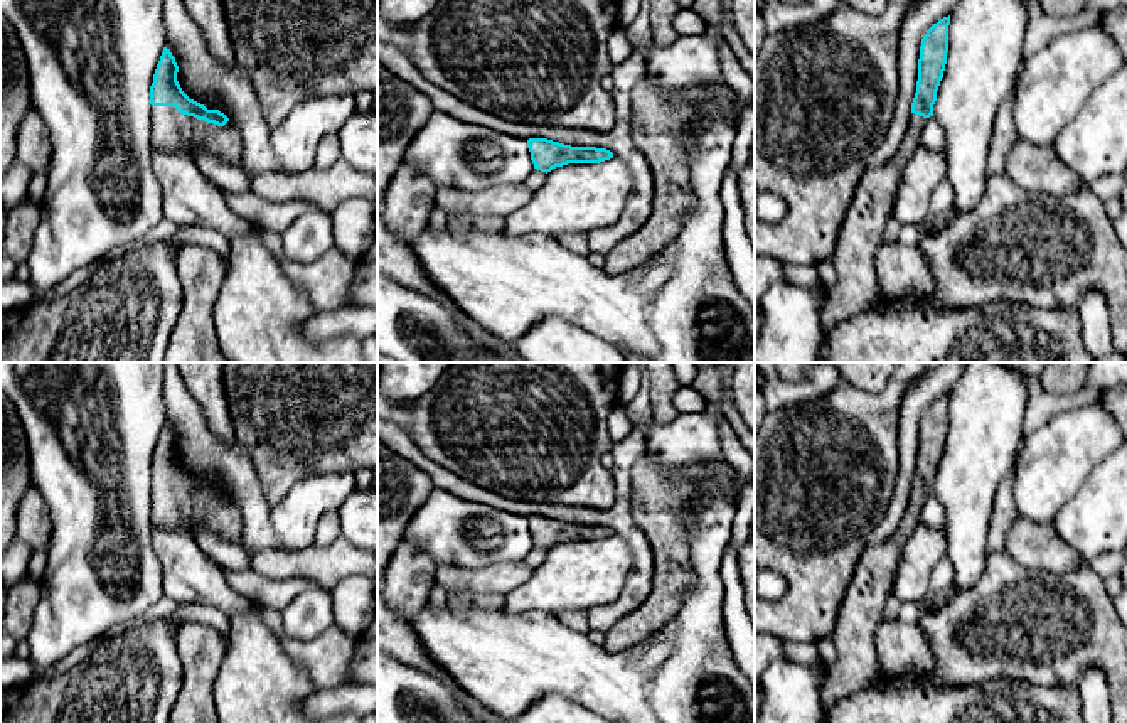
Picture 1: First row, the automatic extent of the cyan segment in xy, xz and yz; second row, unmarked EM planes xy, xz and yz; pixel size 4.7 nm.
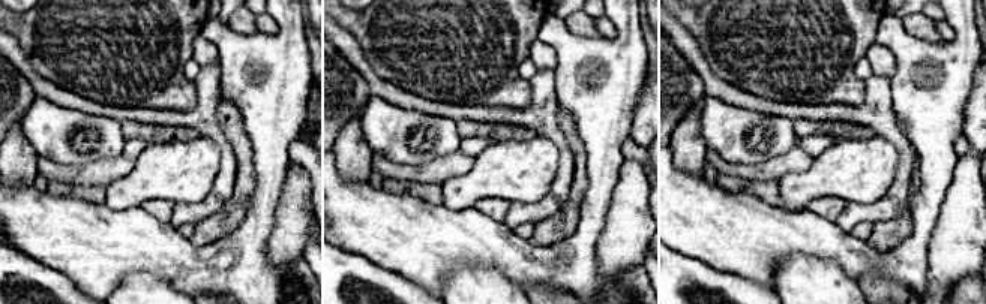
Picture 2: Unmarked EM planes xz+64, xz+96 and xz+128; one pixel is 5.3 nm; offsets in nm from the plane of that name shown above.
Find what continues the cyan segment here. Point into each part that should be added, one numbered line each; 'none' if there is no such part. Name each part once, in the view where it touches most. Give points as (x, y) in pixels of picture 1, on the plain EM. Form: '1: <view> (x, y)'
1: xy (169, 506)

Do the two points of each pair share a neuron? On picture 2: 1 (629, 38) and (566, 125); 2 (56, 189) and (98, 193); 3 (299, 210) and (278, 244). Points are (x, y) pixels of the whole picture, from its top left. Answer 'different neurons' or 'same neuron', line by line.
1: different neurons
2: same neuron
3: same neuron

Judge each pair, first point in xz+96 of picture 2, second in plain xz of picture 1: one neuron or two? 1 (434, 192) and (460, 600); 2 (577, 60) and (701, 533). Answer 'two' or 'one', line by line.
1: one
2: one

